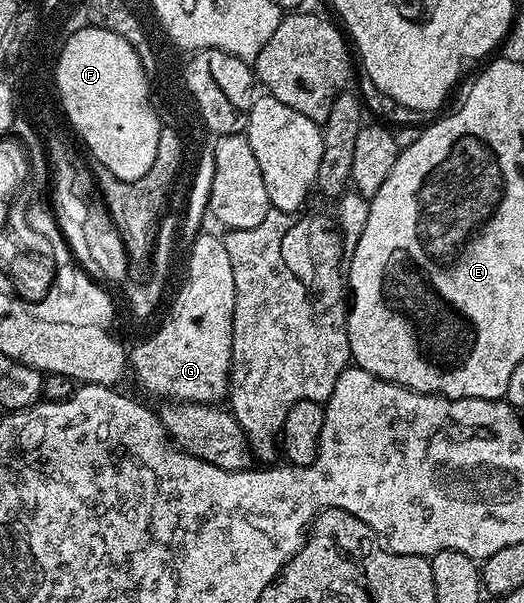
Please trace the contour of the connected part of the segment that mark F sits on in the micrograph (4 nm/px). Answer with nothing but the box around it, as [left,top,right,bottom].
[53,28,161,181]

